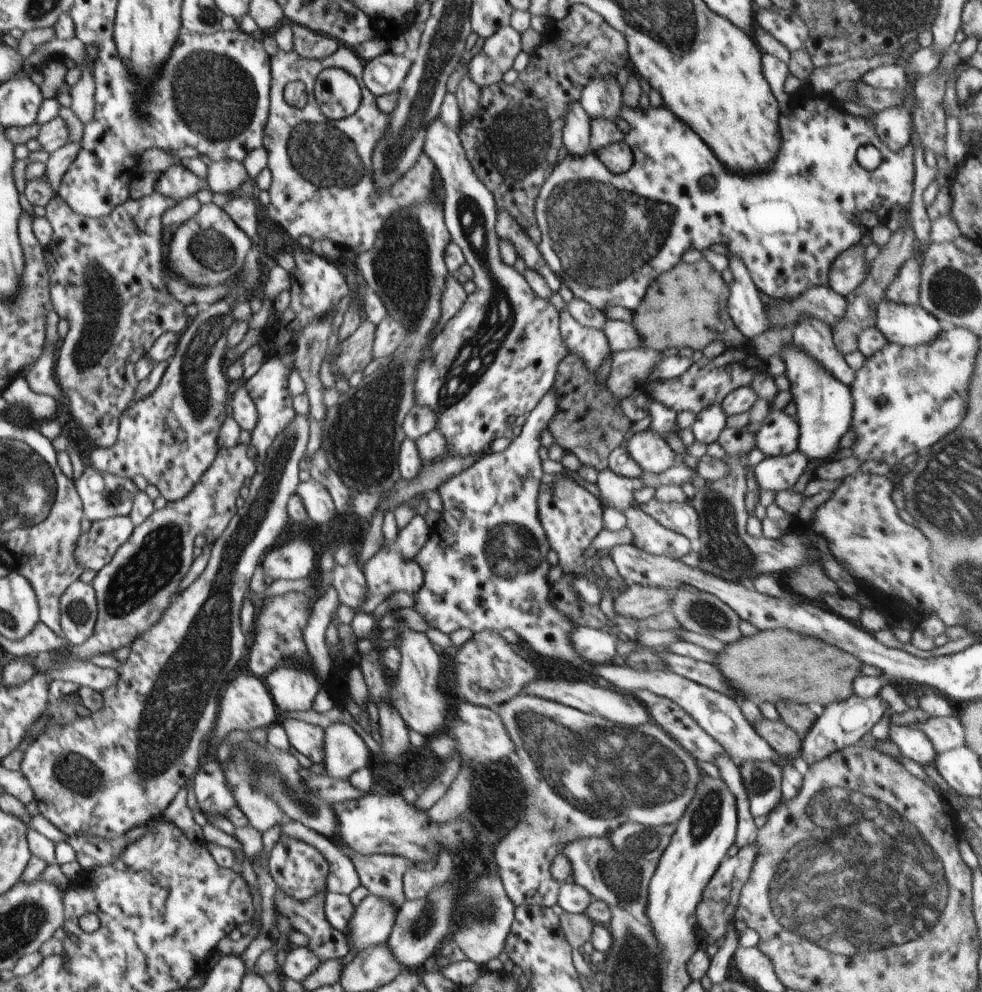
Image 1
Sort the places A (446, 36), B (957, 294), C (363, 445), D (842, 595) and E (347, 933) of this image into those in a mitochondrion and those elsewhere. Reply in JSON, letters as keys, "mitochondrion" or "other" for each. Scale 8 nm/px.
{"A":"mitochondrion","B":"mitochondrion","C":"mitochondrion","D":"other","E":"other"}

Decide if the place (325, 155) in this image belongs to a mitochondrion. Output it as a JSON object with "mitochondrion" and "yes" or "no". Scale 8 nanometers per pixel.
{"mitochondrion":"yes"}

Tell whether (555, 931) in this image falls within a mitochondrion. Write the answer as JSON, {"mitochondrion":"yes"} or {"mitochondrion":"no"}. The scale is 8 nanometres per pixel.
{"mitochondrion":"no"}

